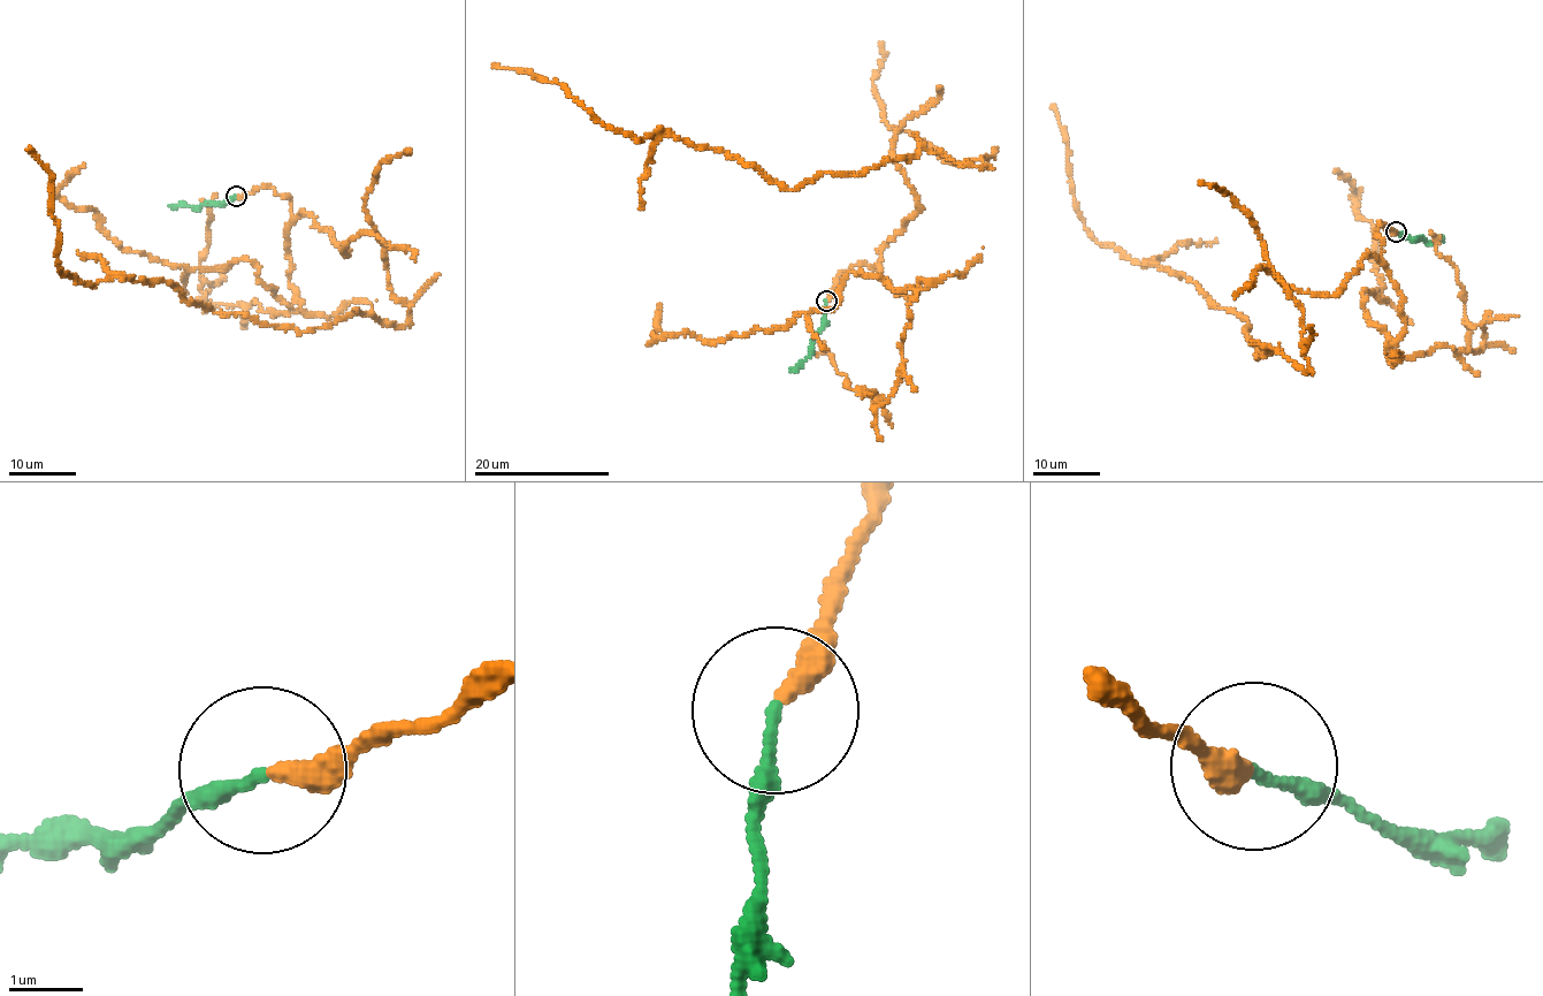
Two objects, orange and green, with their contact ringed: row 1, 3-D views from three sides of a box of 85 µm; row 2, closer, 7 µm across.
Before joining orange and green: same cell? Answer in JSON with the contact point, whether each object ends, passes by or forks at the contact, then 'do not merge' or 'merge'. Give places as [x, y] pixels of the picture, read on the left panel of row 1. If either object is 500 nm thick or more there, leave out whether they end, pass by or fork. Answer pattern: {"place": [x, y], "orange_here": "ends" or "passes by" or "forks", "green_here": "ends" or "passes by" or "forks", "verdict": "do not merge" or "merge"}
{"place": [236, 196], "orange_here": "ends", "green_here": "ends", "verdict": "merge"}

